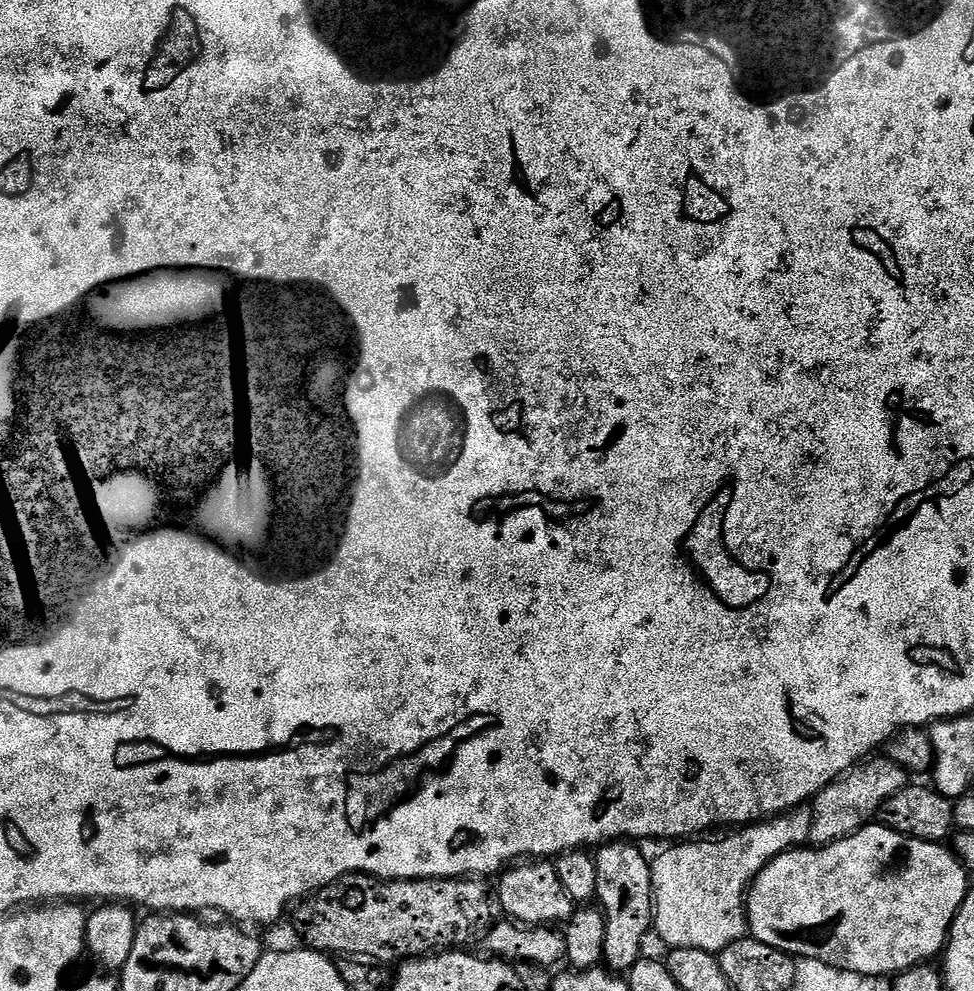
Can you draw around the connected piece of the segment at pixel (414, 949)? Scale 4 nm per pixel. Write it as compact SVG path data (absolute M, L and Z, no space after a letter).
M349 872L347 876L338 878L335 883L327 884L324 888L319 889L315 894L301 899L295 905L292 920L296 923L296 932L301 936L303 943L307 947L325 954L340 952L344 956L367 956L376 962L385 962L384 960L403 961L405 958L415 958L425 954L435 953L437 950L452 950L457 946L464 946L468 939L479 930L483 924L491 925L492 908L494 912L494 896L487 888L485 881L480 878L441 878L439 880L391 880L381 879L374 876L367 876L365 872Z

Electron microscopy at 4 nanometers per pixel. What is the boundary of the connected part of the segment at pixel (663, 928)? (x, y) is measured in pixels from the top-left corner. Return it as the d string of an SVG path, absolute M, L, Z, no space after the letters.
M801 806L798 808L789 808L787 812L781 812L779 816L770 816L762 820L756 821L755 824L750 824L741 827L739 830L726 838L720 840L712 840L710 842L682 842L674 844L665 848L664 852L660 853L656 858L651 859L651 884L653 896L653 927L659 936L668 944L667 947L673 948L688 948L688 949L702 949L707 952L718 954L726 946L732 944L736 940L741 940L747 933L747 909L746 909L746 895L748 886L752 883L755 876L760 873L769 861L774 857L779 856L783 852L788 852L794 847L803 847L810 838L810 826L812 825L812 809L808 806Z

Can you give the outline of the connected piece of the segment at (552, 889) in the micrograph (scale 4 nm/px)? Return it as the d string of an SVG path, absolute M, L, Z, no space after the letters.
M528 858L523 862L516 862L505 867L499 873L498 879L500 879L500 885L494 888L494 892L498 897L499 911L501 908L506 915L513 916L513 918L508 917L513 921L521 920L521 922L516 921L521 925L560 926L573 916L574 902L566 894L562 882L558 879L555 863Z

